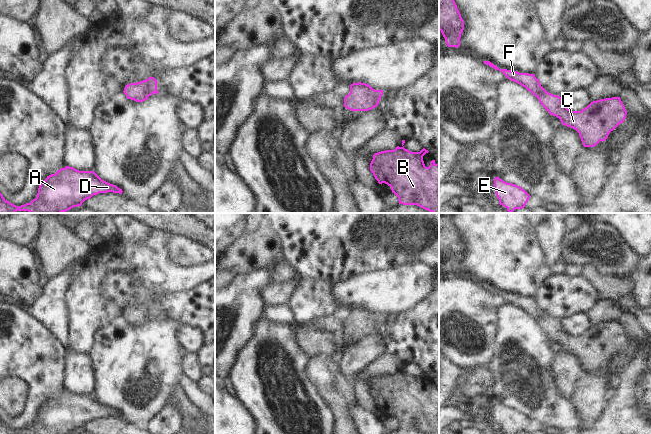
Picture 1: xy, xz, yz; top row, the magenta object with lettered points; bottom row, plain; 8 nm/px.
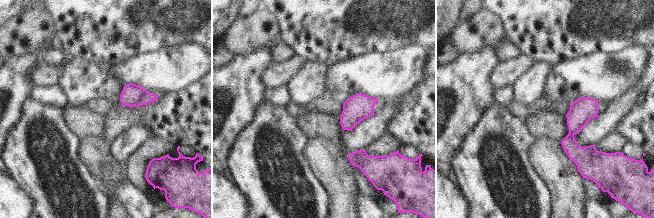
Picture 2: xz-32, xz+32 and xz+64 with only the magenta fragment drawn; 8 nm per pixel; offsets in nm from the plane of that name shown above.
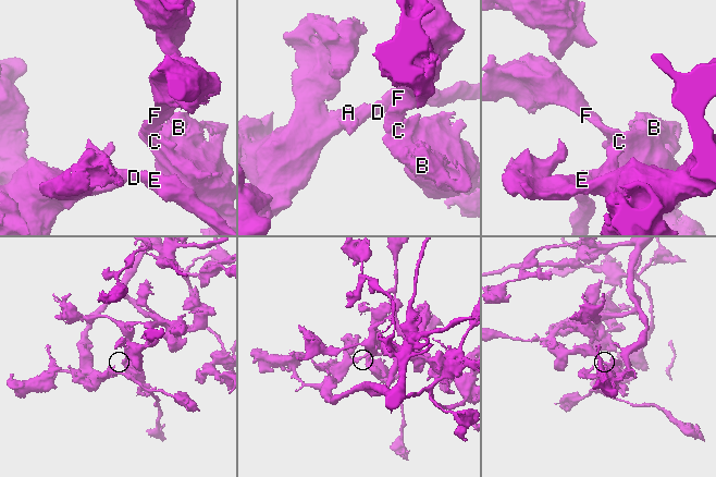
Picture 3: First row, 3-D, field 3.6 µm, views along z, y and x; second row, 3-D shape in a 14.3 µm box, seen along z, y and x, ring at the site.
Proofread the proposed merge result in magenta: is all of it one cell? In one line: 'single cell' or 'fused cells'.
single cell

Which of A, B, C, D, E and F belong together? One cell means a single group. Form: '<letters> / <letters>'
A B C D E F

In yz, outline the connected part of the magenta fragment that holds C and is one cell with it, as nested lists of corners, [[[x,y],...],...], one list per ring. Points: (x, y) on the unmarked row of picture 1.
[[[490,285],[483,286],[530,315],[550,339],[556,340],[562,349],[579,357],[584,371],[594,371],[600,365],[605,365],[609,357],[626,342],[627,335],[620,321],[600,323],[581,335],[571,335],[563,328],[562,321],[547,316],[534,298],[499,293]]]

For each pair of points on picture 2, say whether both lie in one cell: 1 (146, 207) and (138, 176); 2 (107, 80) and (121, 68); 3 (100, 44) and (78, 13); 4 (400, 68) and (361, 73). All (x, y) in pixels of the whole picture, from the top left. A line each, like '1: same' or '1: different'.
1: different
2: different
3: same
4: same

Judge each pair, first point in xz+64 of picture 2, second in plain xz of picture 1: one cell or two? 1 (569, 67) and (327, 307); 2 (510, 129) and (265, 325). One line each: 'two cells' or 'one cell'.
1: two cells
2: one cell

